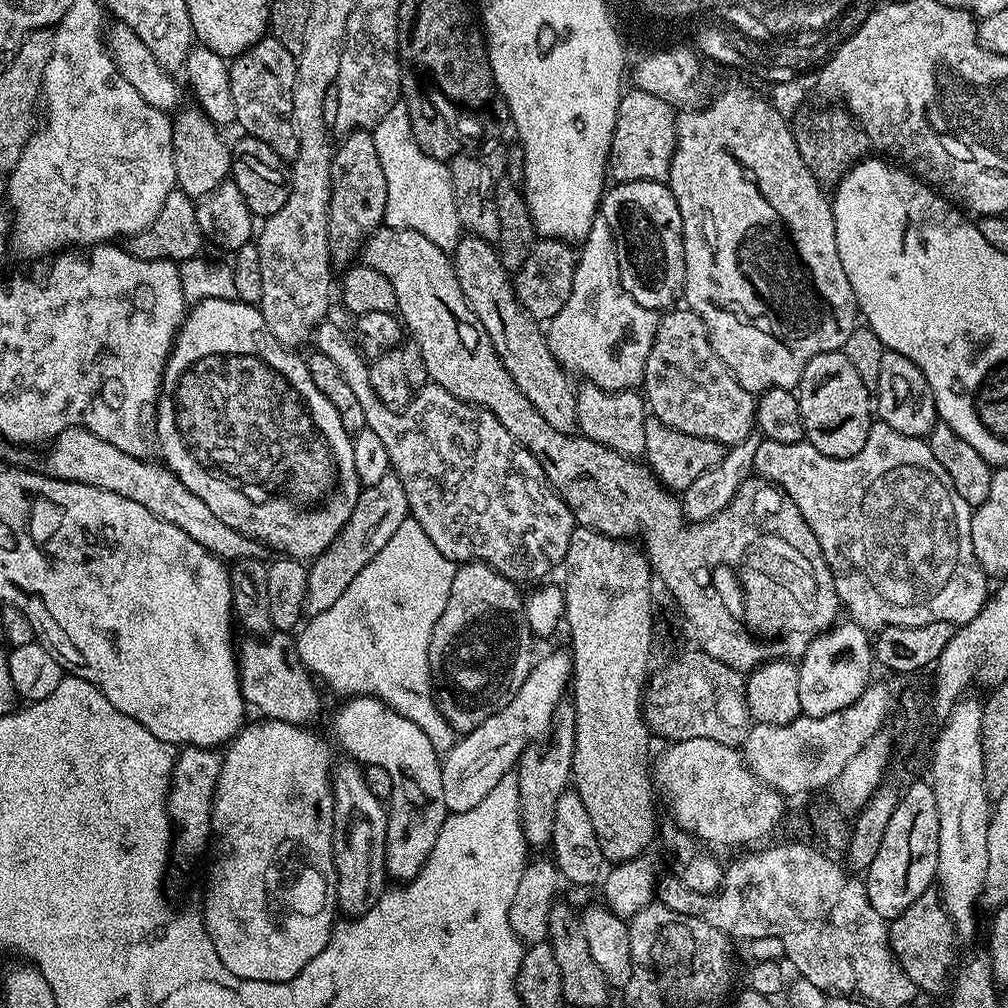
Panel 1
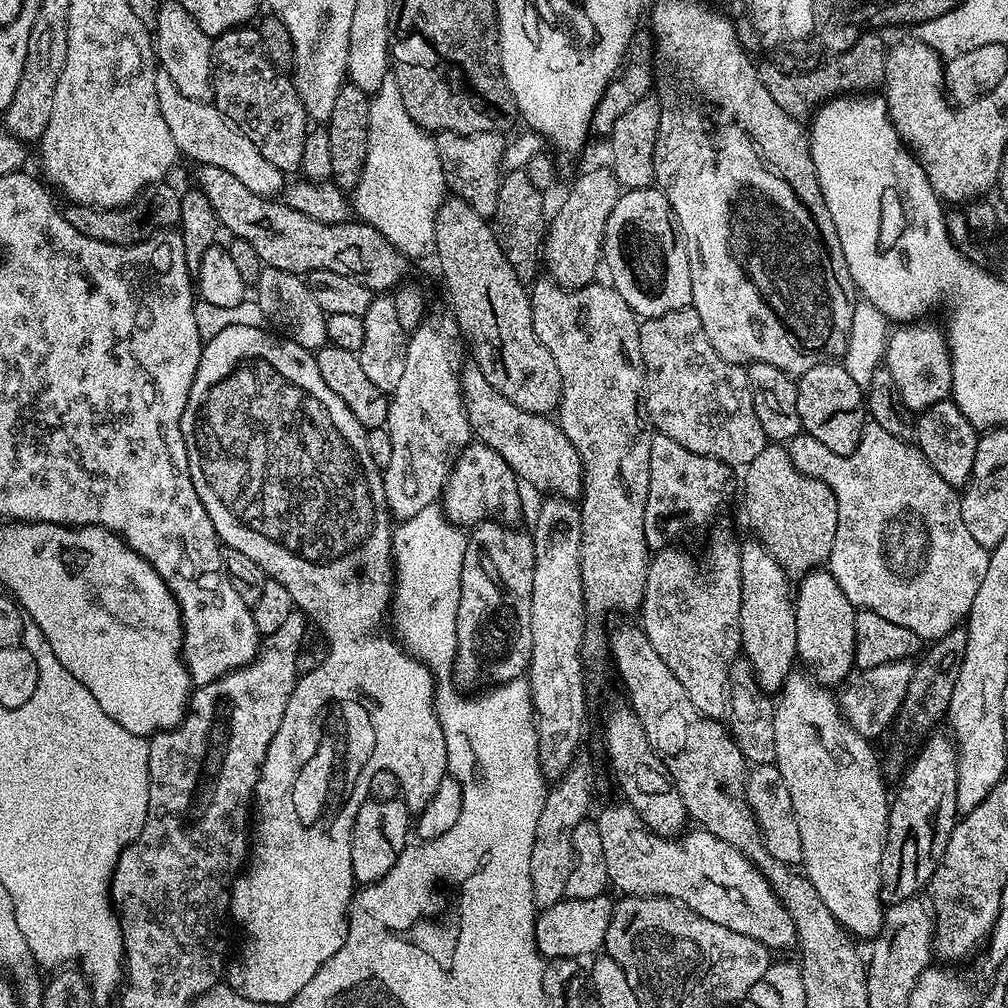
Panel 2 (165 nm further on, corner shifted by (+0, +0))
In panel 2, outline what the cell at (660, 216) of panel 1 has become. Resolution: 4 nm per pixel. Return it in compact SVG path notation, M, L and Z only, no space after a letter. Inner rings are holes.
M659 187L629 188L621 191L614 210L610 210L610 218L604 224L604 251L602 253L606 272L612 275L611 287L630 306L637 317L661 316L670 314L670 310L682 310L692 303L692 283L690 282L690 262L688 250L678 231L675 216L667 196Z

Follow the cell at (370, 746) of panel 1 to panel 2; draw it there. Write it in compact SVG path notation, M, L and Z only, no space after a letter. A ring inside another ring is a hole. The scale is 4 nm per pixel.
M226 326L226 330L218 330L218 334L214 334L214 338L210 338L201 347L198 370L194 374L194 382L190 386L190 398L186 402L186 410L182 414L180 429L182 430L182 438L186 442L186 454L188 455L188 465L190 466L190 478L194 482L194 490L198 494L202 506L206 506L206 514L210 514L210 522L214 522L214 530L221 545L238 550L242 554L247 554L253 562L258 562L258 566L262 566L262 570L268 575L269 580L282 582L282 586L286 586L286 590L290 590L290 598L293 605L303 612L305 617L315 627L316 624L320 627L320 632L324 635L325 642L328 643L328 657L325 660L323 657L317 663L314 670L303 673L297 679L296 689L292 691L290 698L286 702L286 714L282 714L282 726L278 726L278 734L274 734L274 738L270 742L270 750L266 750L266 758L260 767L260 777L256 783L256 791L254 793L254 823L250 828L250 855L246 861L246 867L232 884L232 898L238 898L238 900L232 900L231 908L238 908L238 910L230 910L230 914L240 914L238 919L234 921L234 924L236 928L241 928L244 931L244 949L241 950L240 957L233 964L231 961L227 965L226 984L227 987L232 988L238 994L242 994L242 998L251 1000L254 994L276 994L278 992L278 980L284 976L286 970L288 972L298 972L302 978L304 978L304 972L312 972L313 974L310 974L310 978L314 978L314 974L318 974L321 966L326 962L330 962L330 958L334 958L334 954L338 954L338 950L342 950L342 942L348 933L348 905L352 903L354 895L354 881L352 879L352 867L350 866L350 858L352 857L350 842L352 841L354 822L358 818L358 810L369 799L370 778L374 778L374 774L378 774L378 770L390 770L396 775L400 783L402 803L408 807L409 813L418 814L427 806L430 798L434 798L434 790L438 790L442 778L449 775L448 759L446 758L446 738L442 734L442 726L436 717L436 682L432 678L432 671L422 661L405 652L403 647L389 633L389 637L384 633L384 619L389 619L390 605L394 600L394 557L392 555L394 517L388 511L383 471L376 465L374 458L370 458L370 449L366 446L366 438L368 437L366 429L358 422L358 418L354 418L354 414L350 414L350 410L344 405L342 398L338 398L338 394L334 394L334 390L330 390L330 386L326 386L322 374L318 374L318 362L315 355L309 349L298 346L292 340L283 339L264 328Z

